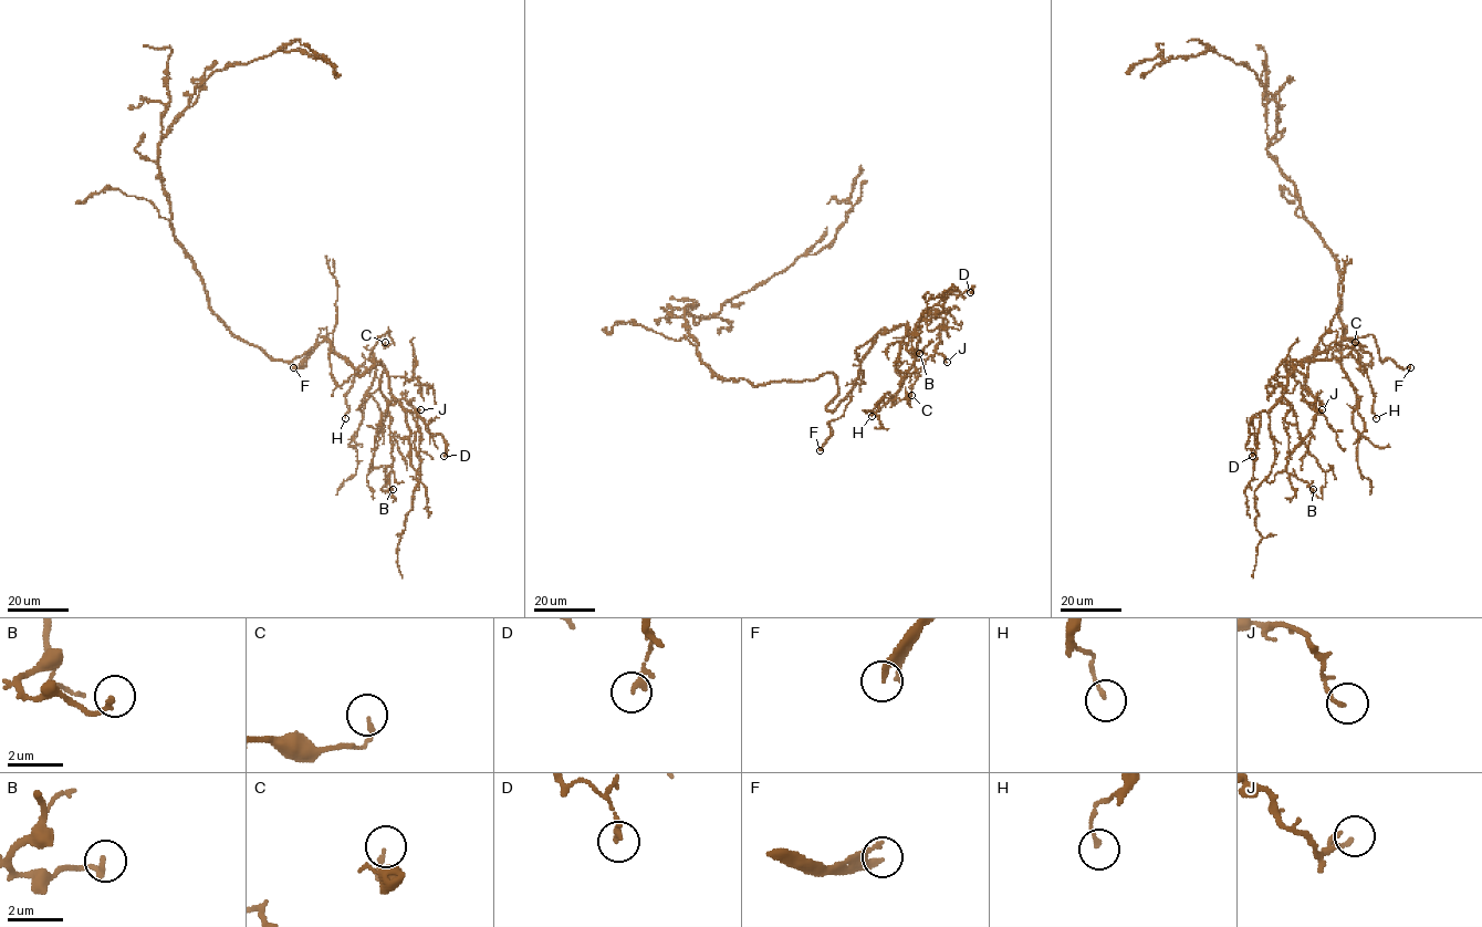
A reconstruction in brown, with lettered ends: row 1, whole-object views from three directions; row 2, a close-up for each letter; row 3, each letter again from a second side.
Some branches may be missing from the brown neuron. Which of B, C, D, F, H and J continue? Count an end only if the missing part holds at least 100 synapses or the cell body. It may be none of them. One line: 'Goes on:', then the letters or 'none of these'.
Goes on: F

